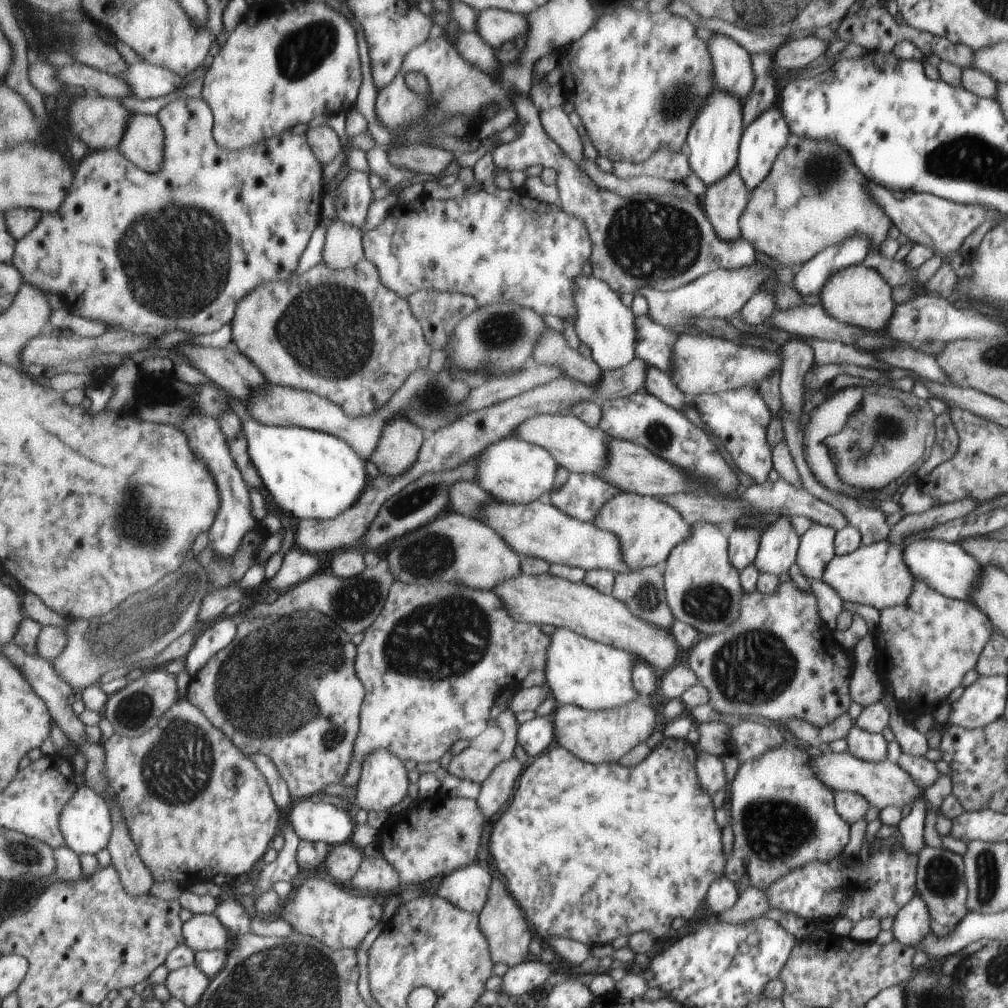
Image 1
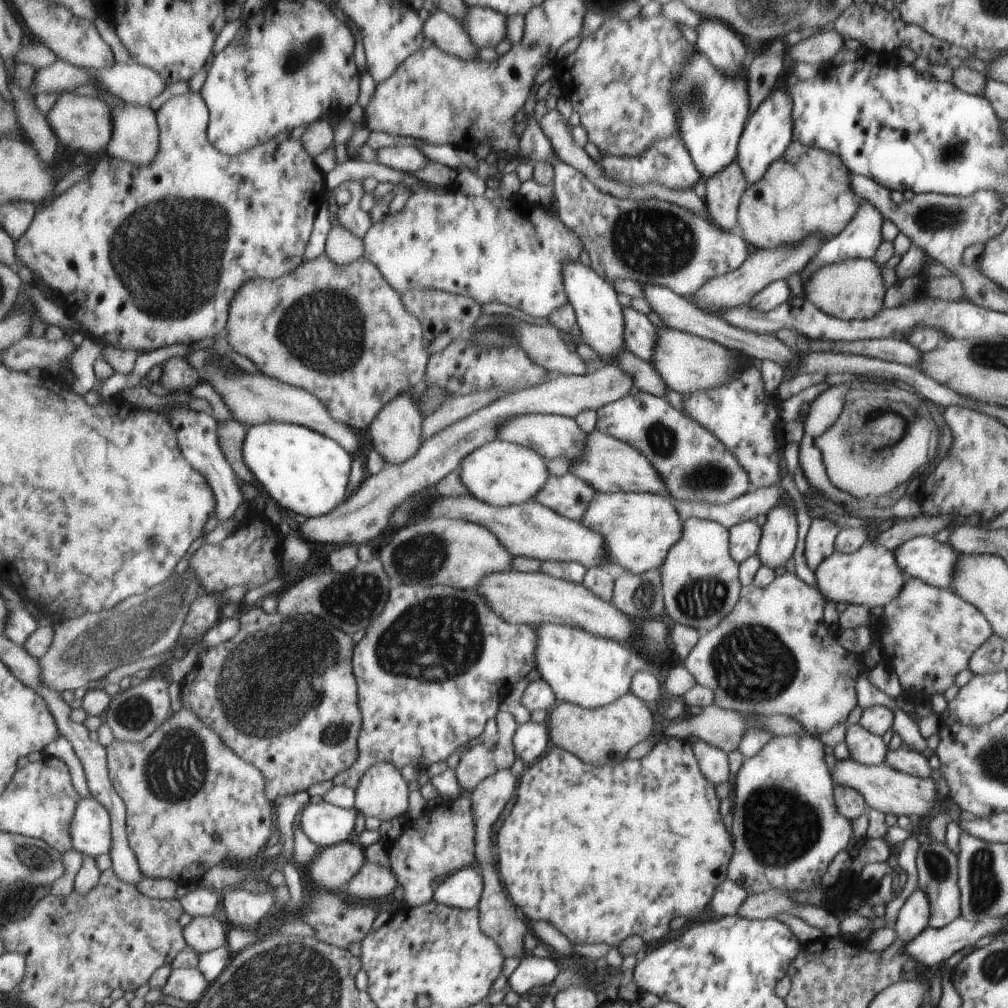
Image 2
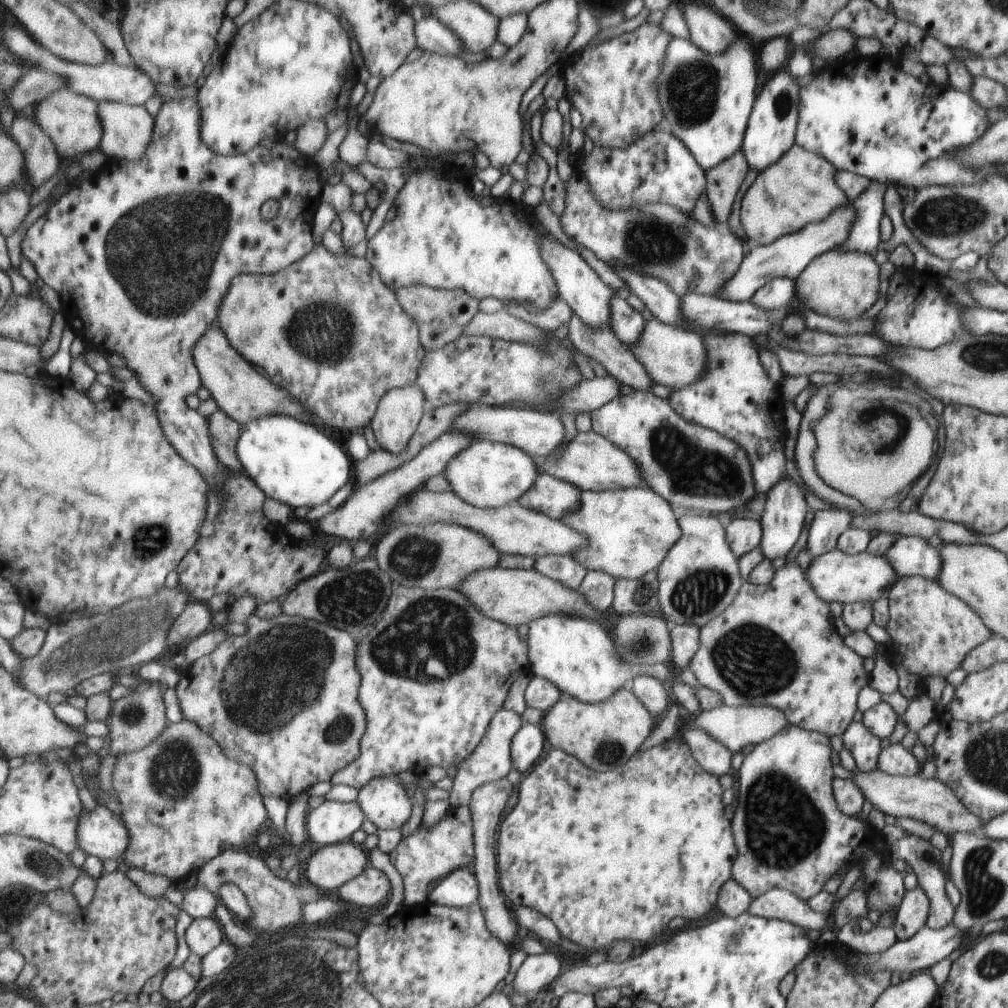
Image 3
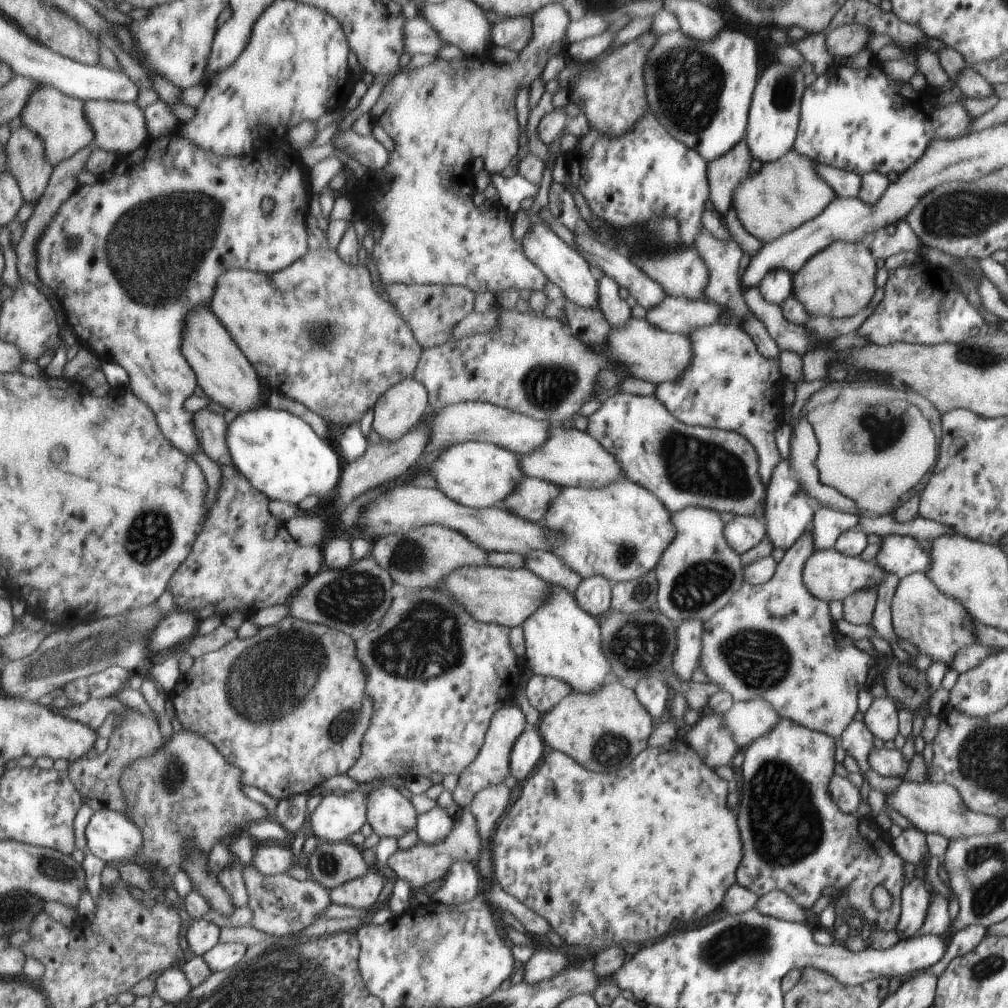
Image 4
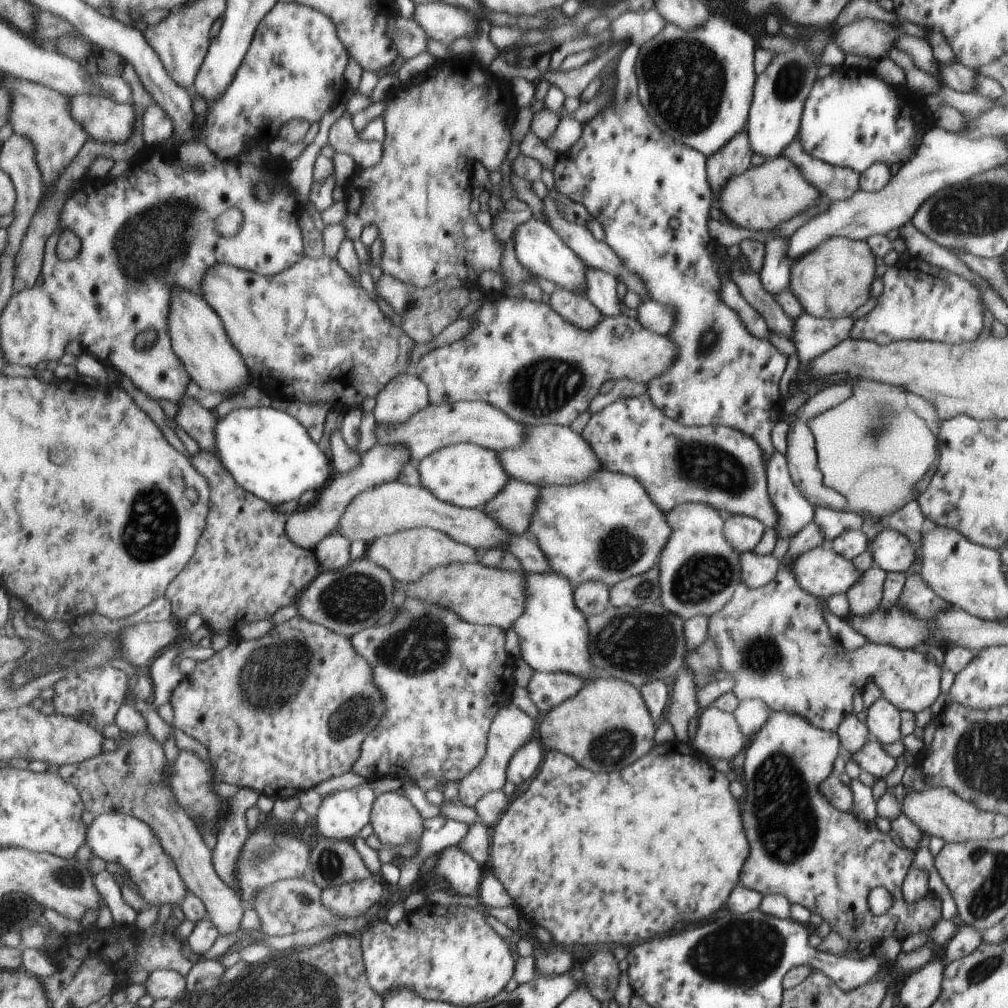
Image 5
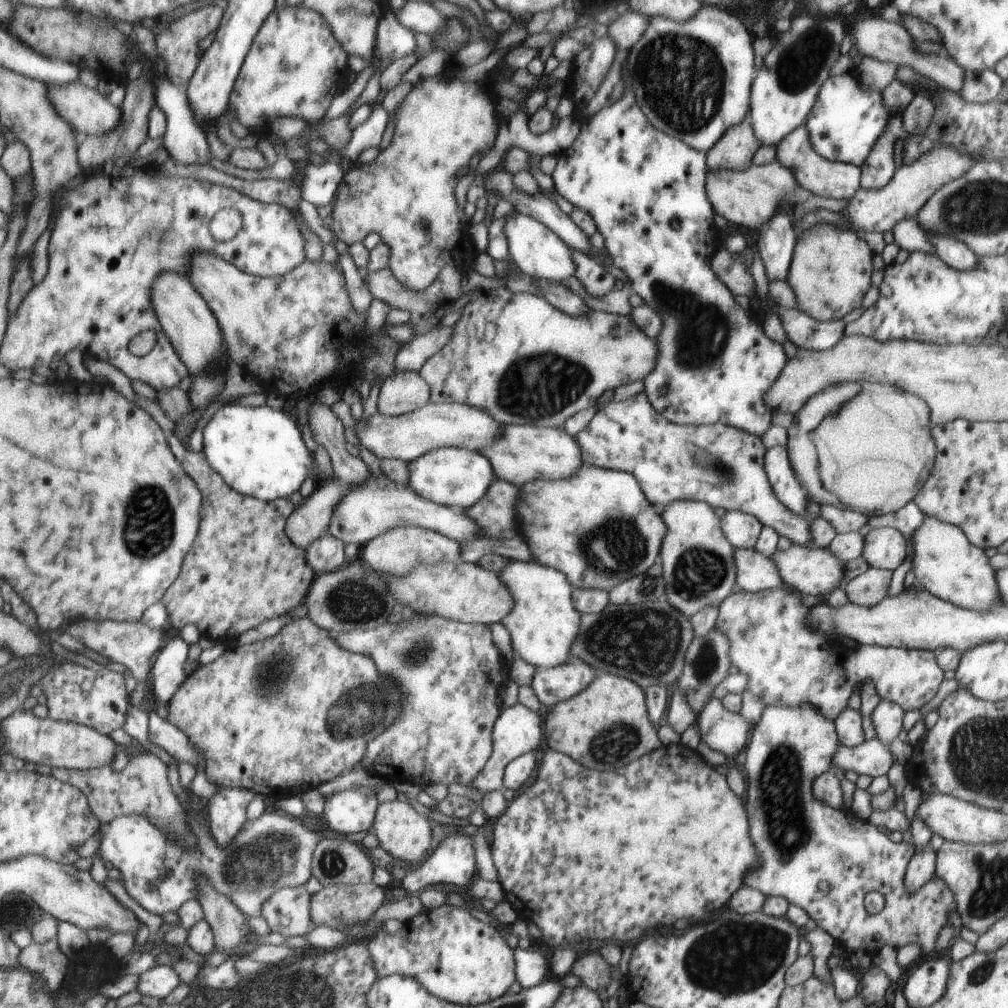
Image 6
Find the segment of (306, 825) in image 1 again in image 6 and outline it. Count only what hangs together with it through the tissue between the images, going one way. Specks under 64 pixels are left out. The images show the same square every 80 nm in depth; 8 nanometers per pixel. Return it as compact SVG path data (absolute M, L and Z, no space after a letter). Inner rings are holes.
M366 787L349 789L329 796L323 818L327 829L338 837L366 832L376 821L379 803Z

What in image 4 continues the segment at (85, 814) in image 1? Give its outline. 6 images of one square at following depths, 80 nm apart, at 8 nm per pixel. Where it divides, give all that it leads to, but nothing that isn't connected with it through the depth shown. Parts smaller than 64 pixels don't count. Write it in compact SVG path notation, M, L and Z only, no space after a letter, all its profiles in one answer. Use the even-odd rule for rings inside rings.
M104 808L82 824L83 846L106 862L129 862L144 846L141 827L125 812Z

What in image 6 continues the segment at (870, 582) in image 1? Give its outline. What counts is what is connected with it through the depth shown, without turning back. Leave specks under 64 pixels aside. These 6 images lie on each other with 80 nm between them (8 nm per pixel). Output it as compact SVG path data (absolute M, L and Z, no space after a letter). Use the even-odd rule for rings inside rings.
M792 543L788 550L775 550L771 556L780 572L782 582L794 586L802 594L823 597L824 600L836 589L844 586L844 563L828 547L810 548Z

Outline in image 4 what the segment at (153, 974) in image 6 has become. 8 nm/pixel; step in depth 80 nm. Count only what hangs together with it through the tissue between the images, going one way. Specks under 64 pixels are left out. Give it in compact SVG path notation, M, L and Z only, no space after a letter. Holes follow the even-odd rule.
M170 969L158 979L157 994L166 1002L175 1005L184 1005L194 989L194 984L182 969Z

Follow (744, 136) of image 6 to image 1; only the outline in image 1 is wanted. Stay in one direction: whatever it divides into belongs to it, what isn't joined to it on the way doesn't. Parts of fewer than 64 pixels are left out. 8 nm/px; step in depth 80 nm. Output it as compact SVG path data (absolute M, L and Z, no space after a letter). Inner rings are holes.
M736 169L720 182L714 182L701 196L700 203L707 219L724 242L743 238L741 218L749 205L749 196L745 180Z

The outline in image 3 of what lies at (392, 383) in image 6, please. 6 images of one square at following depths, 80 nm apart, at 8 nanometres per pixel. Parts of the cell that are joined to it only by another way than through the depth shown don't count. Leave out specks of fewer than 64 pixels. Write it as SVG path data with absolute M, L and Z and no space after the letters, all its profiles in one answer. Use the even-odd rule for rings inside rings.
M417 385L391 389L377 406L376 416L370 424L372 434L380 448L390 454L400 454L402 450L406 450L406 446L413 440L426 410L425 394Z

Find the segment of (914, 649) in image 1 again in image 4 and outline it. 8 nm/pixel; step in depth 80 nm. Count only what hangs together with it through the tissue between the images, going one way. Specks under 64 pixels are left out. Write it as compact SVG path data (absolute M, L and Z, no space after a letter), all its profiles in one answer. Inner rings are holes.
M917 572L900 578L892 598L892 626L896 638L917 647L918 655L927 655L934 662L944 662L951 667L957 654L978 643L978 622L970 615L964 603L950 598L935 585L928 575Z

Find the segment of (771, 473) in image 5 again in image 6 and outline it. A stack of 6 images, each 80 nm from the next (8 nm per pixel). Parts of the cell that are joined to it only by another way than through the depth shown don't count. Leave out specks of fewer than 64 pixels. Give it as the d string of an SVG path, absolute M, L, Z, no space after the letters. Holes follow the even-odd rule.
M785 446L769 449L765 454L765 471L786 510L798 514L798 518L808 519L808 496L794 476Z

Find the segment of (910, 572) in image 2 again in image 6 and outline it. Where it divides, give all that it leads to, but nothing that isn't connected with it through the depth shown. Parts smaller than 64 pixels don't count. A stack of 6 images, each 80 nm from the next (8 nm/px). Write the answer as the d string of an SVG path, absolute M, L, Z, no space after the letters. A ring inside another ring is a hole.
M894 528L872 529L864 537L862 557L870 567L893 572L910 555L910 543Z

